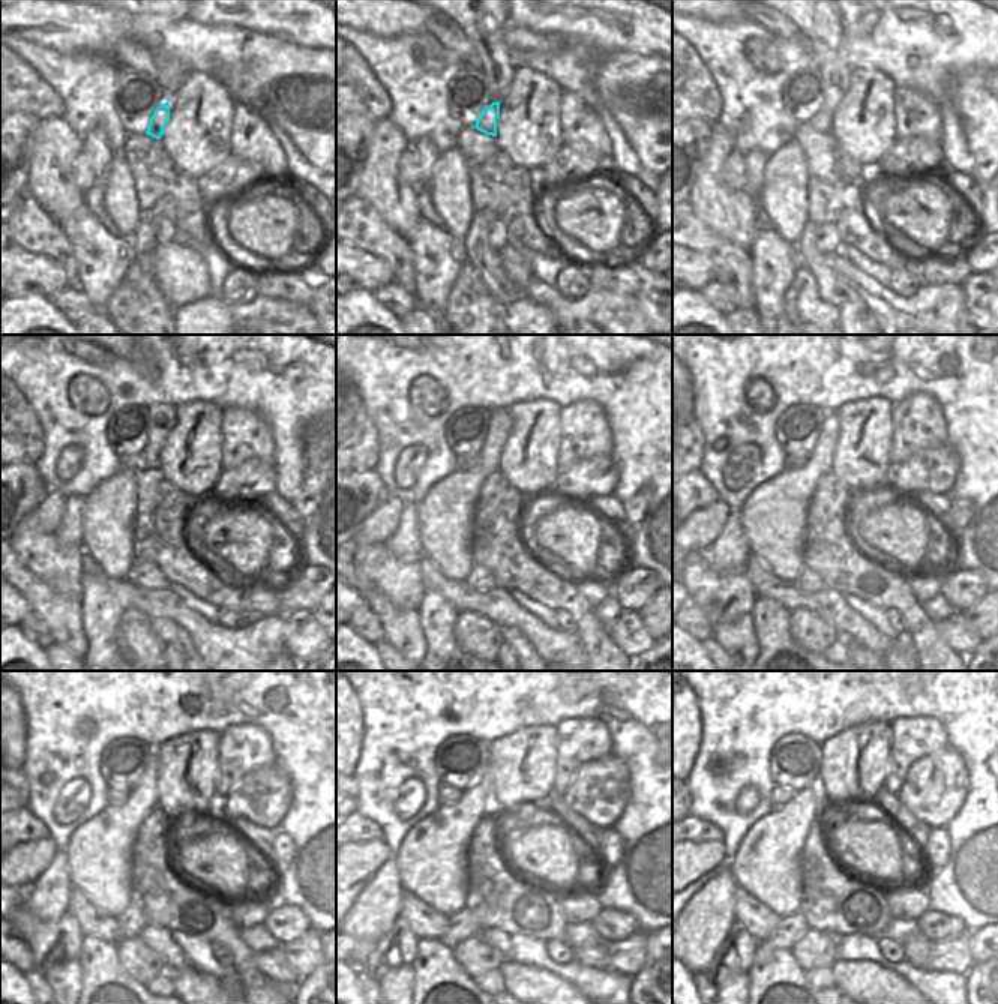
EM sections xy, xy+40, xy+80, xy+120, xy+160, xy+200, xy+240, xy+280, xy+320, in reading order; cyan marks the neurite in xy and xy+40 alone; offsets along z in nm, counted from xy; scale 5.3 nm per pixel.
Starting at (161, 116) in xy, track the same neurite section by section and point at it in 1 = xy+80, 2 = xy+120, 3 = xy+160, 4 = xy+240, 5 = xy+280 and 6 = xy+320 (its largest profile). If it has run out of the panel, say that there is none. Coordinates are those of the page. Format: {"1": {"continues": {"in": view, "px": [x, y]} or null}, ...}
{"1": {"continues": {"in": "xy+80", "px": [823, 122]}}, "2": {"continues": {"in": "xy+120", "px": [138, 461]}}, "3": {"continues": {"in": "xy+160", "px": [467, 461]}}, "4": {"continues": {"in": "xy+240", "px": [116, 797]}}, "5": {"continues": {"in": "xy+280", "px": [447, 794]}}, "6": {"continues": {"in": "xy+320", "px": [779, 796]}}}

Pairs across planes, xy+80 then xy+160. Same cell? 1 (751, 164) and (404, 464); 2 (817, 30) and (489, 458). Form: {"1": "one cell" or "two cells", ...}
{"1": "two cells", "2": "one cell"}

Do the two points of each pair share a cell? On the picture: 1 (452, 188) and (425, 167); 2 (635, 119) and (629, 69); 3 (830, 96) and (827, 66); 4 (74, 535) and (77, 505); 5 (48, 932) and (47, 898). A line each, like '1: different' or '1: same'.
1: different
2: same
3: same
4: same
5: different

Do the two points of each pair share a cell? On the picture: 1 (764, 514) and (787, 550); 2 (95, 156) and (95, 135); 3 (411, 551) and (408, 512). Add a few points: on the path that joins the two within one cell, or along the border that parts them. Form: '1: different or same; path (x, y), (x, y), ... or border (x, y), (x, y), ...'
1: same; path (773, 523), (779, 541)
2: same; path (95, 152), (95, 140)
3: same; path (408, 542), (408, 521)

